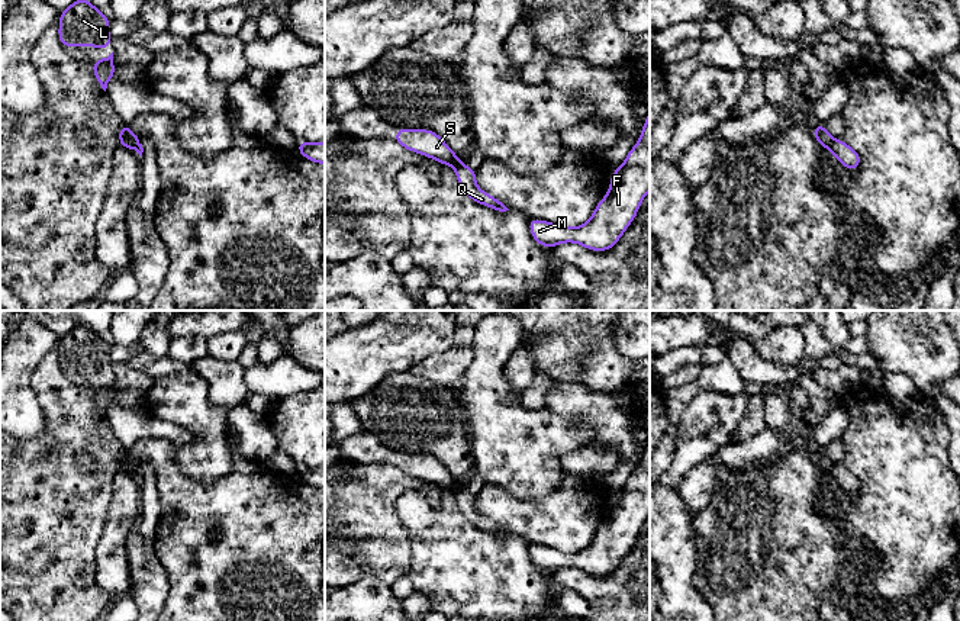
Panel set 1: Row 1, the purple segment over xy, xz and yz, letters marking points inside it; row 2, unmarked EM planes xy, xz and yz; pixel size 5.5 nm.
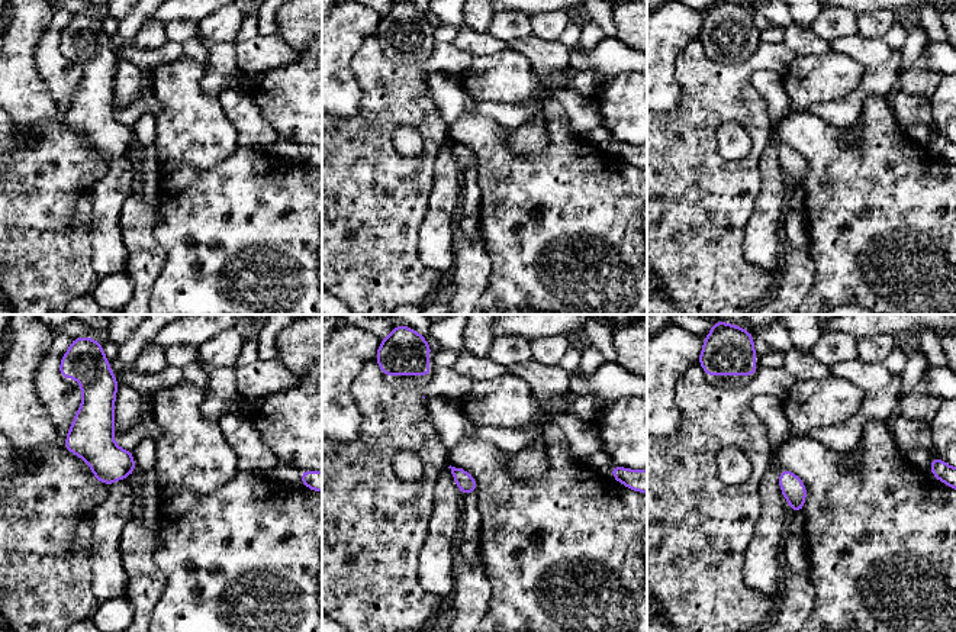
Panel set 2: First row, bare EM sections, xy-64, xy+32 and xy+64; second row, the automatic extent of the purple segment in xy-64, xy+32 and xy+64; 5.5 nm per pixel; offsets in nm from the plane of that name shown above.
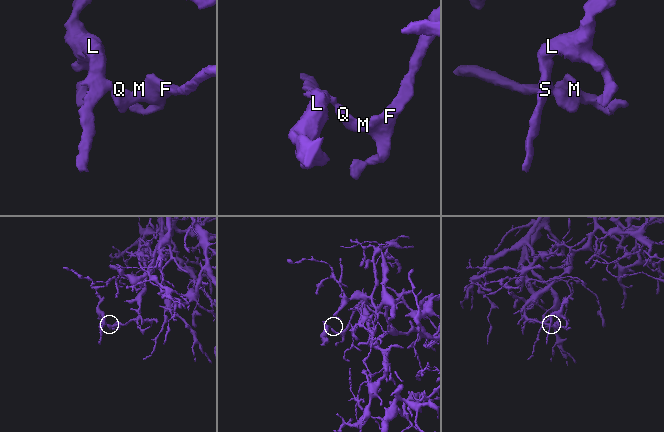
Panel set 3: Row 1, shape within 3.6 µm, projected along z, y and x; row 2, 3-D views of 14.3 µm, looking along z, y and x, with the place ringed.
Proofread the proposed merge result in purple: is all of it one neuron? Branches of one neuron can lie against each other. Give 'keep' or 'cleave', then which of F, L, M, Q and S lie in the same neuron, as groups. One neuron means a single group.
cleave; groups F M Q / L S

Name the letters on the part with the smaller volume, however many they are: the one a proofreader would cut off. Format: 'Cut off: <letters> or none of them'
Cut off: L, S

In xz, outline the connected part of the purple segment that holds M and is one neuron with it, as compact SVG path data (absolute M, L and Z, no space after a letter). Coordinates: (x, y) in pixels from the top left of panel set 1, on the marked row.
M650 107L648 118L642 126L641 136L628 152L624 164L612 173L608 194L597 203L592 218L577 226L564 228L548 221L528 218L532 238L544 248L553 248L561 242L577 242L590 251L608 251L622 237L629 223L635 219L644 196L650 192Z

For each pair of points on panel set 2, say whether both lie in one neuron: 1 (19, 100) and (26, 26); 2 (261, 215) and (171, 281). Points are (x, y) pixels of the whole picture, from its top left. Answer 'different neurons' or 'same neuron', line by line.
1: same neuron
2: same neuron

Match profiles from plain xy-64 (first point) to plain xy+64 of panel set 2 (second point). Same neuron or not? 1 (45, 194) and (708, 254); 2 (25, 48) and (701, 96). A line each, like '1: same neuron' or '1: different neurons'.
1: same neuron
2: different neurons

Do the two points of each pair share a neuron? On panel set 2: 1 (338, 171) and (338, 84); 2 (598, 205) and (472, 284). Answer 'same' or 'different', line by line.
1: different
2: different

